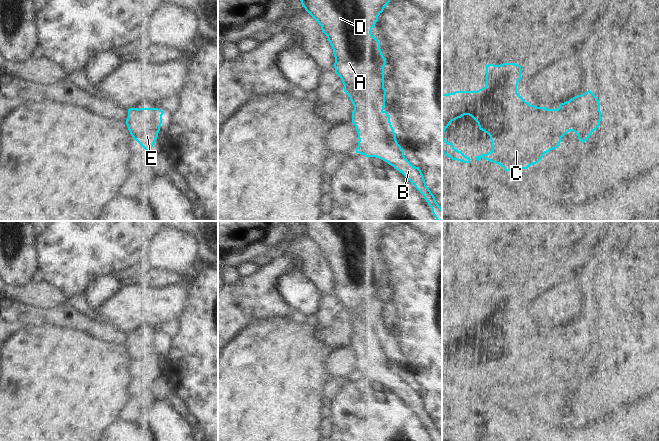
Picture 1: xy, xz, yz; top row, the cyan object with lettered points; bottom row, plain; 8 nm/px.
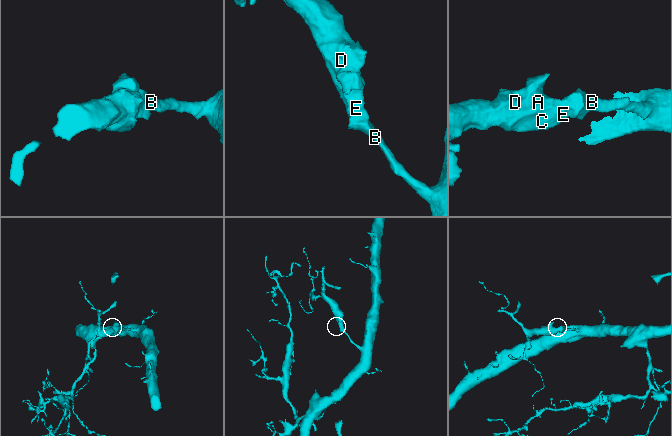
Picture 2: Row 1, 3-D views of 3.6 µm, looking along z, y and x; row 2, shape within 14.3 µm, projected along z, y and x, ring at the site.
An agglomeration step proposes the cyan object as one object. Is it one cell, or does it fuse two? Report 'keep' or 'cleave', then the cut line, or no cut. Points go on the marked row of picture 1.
keep; no cut

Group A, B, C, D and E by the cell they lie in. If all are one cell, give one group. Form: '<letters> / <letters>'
A B C D E

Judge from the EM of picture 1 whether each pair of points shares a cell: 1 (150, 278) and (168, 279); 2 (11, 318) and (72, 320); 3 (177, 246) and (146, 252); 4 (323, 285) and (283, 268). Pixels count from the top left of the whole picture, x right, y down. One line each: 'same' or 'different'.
1: same
2: same
3: same
4: different

